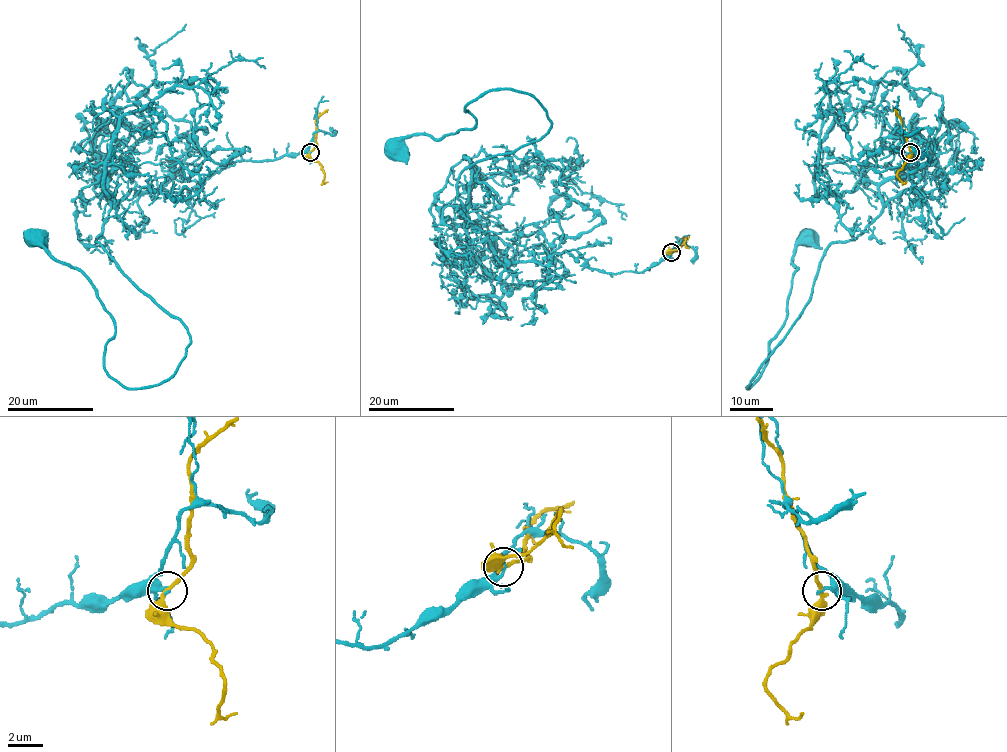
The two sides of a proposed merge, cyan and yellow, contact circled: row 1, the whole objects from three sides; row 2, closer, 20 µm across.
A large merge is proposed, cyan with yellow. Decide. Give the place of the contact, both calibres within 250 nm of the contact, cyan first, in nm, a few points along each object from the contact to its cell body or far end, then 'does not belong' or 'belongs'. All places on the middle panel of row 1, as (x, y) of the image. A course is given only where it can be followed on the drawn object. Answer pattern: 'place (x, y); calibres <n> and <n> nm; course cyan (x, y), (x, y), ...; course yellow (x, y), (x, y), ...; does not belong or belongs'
place (671, 252); calibres 170 and 260 nm; course cyan (671, 252), (497, 259), (459, 174), (551, 128), (529, 93), (397, 149); course yellow (671, 252), (677, 250), (676, 244), (688, 236); does not belong

